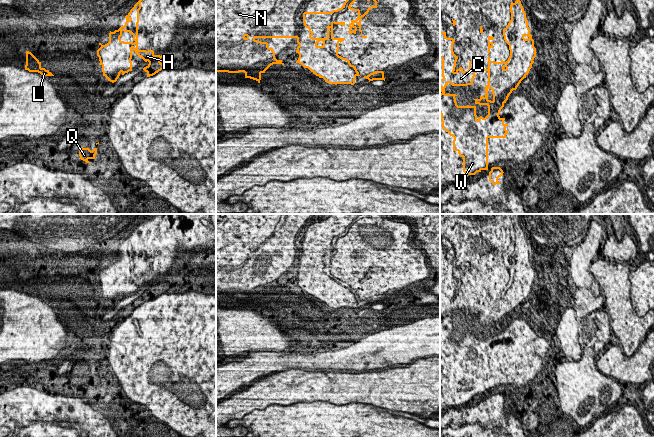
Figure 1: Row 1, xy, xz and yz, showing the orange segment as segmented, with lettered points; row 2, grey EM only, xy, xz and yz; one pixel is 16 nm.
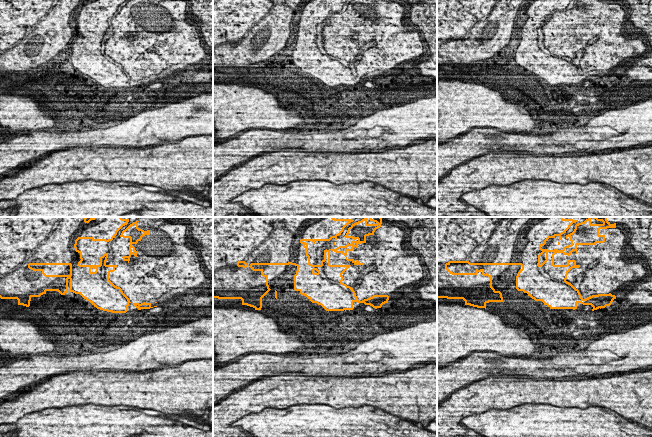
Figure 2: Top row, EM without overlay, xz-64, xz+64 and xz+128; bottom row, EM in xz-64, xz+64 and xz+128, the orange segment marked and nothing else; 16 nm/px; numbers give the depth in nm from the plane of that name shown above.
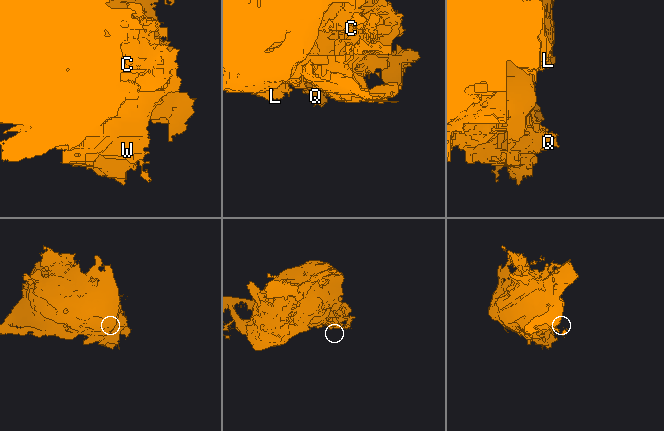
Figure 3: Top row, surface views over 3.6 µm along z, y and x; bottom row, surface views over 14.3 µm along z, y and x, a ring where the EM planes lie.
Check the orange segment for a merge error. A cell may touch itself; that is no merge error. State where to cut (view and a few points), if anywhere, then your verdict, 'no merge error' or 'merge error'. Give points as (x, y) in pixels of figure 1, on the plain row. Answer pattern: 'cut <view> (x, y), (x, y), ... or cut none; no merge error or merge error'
cut xy (131, 275), (125, 276), (119, 291), (100, 286); merge error

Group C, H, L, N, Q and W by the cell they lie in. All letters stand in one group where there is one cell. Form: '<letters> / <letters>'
C H Q W / L N

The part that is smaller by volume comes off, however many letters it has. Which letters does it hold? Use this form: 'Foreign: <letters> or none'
Foreign: C, H, Q, W

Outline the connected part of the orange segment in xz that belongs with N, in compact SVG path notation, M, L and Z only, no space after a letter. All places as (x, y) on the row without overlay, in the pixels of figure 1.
M216 214L216 296L228 296L228 297L239 297L239 296L244 296L245 297L245 302L250 302L253 304L256 304L258 307L260 307L261 304L261 298L265 297L265 295L273 288L282 288L284 289L284 287L282 286L282 284L277 284L275 282L275 276L273 275L273 272L269 272L268 271L268 267L267 266L261 266L261 265L257 265L257 262L296 262L297 263L297 267L300 268L303 271L317 271L317 267L323 264L326 264L327 262L313 262L313 261L309 261L307 262L307 256L303 255L303 243L305 242L305 229L303 228L305 226L305 224L308 221L313 221L313 216L315 214Z

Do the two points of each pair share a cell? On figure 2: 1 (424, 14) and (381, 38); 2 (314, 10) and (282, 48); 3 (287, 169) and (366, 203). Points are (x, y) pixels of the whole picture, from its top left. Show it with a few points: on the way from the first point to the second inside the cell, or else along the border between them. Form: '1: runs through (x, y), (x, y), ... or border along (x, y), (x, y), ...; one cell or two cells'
1: border along (393, 10), (400, 21), (408, 21), (412, 26); two cells
2: border along (290, 39), (294, 41); two cells
3: border along (289, 182), (297, 180), (327, 180), (335, 184); two cells

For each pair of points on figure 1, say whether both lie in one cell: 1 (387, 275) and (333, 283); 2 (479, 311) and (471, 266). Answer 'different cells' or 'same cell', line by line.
1: same cell
2: different cells

